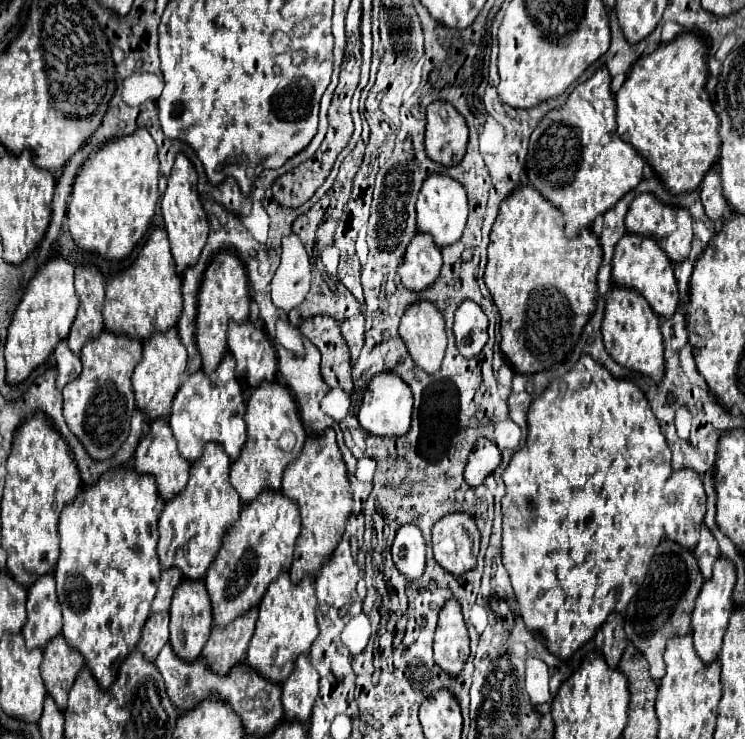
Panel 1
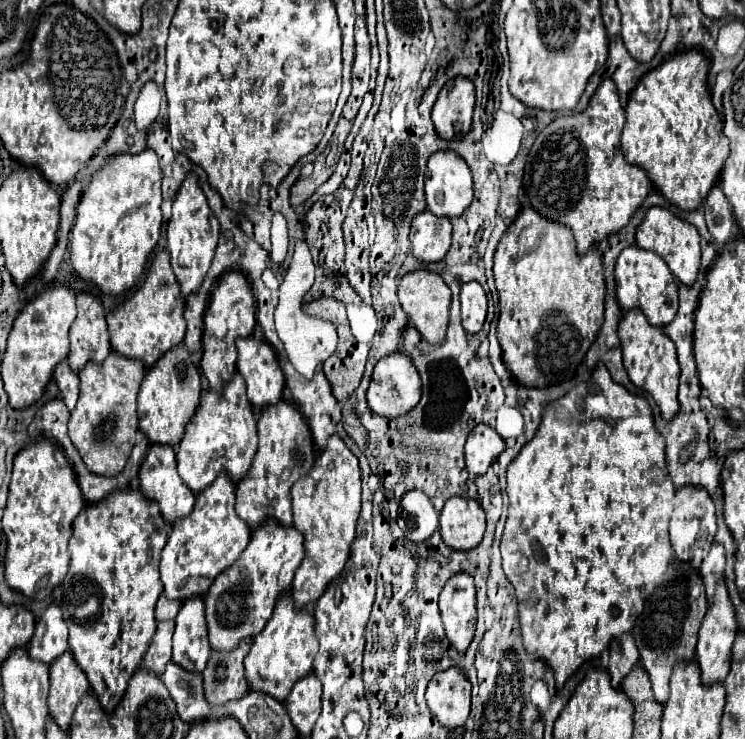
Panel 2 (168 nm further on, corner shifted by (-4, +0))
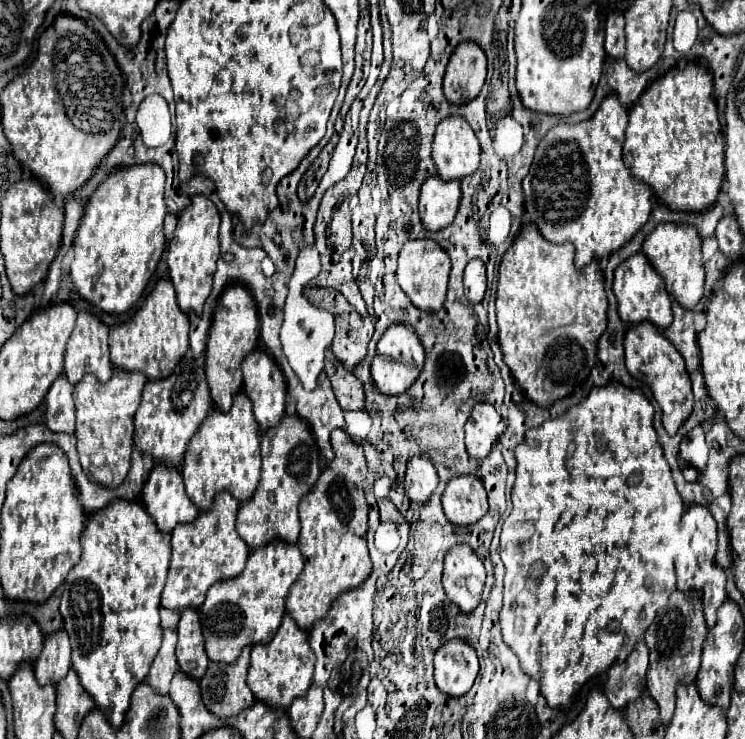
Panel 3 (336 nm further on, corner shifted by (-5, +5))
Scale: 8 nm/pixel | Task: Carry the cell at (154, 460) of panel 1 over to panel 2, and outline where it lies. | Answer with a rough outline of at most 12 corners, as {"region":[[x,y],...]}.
{"region":[[172,445],[150,447],[140,491],[168,523],[188,517],[196,497],[176,469]]}

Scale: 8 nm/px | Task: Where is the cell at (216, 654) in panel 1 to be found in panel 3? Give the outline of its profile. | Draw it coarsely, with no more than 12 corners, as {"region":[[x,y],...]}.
{"region":[[251,646],[201,678],[207,710],[233,716],[255,702],[245,684]]}

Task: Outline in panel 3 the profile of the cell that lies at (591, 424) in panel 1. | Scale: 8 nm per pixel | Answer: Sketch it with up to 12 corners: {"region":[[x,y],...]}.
{"region":[[611,380],[515,448],[501,630],[551,708],[677,588],[683,500]]}

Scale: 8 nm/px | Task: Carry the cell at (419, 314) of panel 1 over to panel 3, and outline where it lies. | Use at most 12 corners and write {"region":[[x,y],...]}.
{"region":[[431,240],[399,252],[397,284],[423,312],[445,302],[451,262]]}

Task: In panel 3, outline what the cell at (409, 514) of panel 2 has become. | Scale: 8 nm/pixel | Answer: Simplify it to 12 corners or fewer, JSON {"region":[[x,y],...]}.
{"region":[[427,458],[407,464],[405,494],[427,504],[439,480]]}

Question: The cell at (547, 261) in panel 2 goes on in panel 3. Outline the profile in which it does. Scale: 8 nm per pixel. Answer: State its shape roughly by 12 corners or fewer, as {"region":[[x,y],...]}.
{"region":[[519,230],[497,342],[529,400],[583,384],[607,328],[599,260]]}

